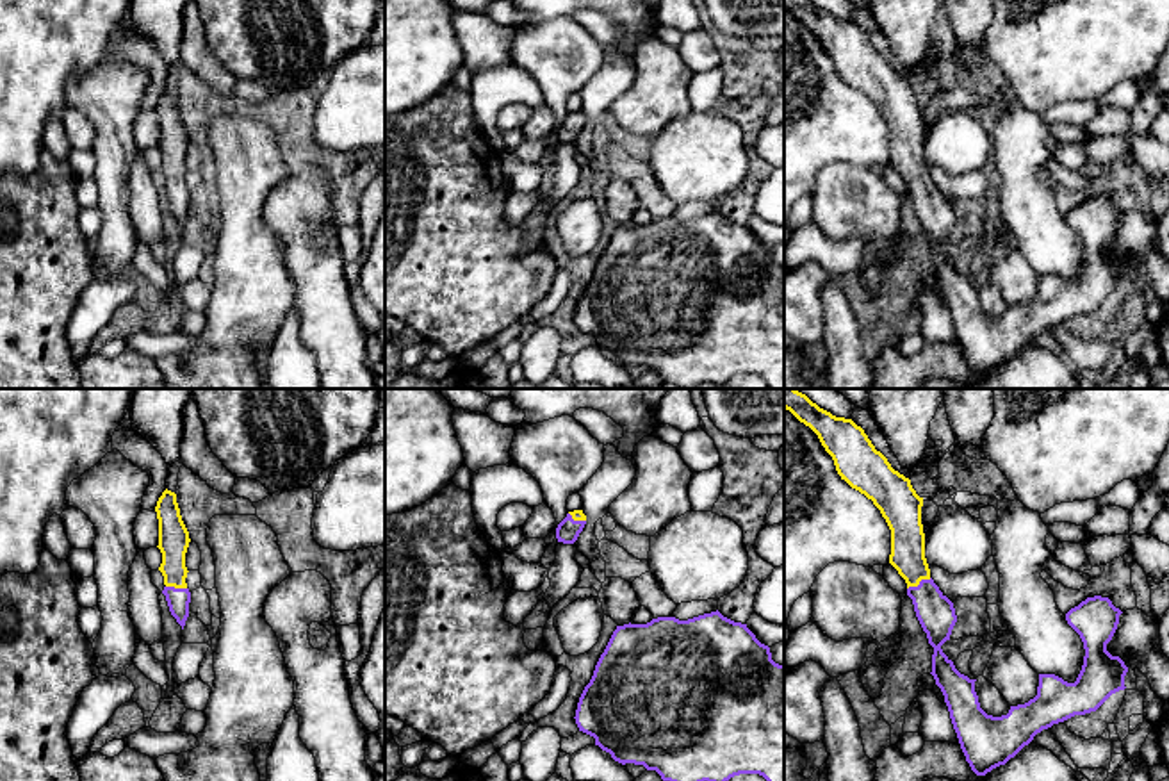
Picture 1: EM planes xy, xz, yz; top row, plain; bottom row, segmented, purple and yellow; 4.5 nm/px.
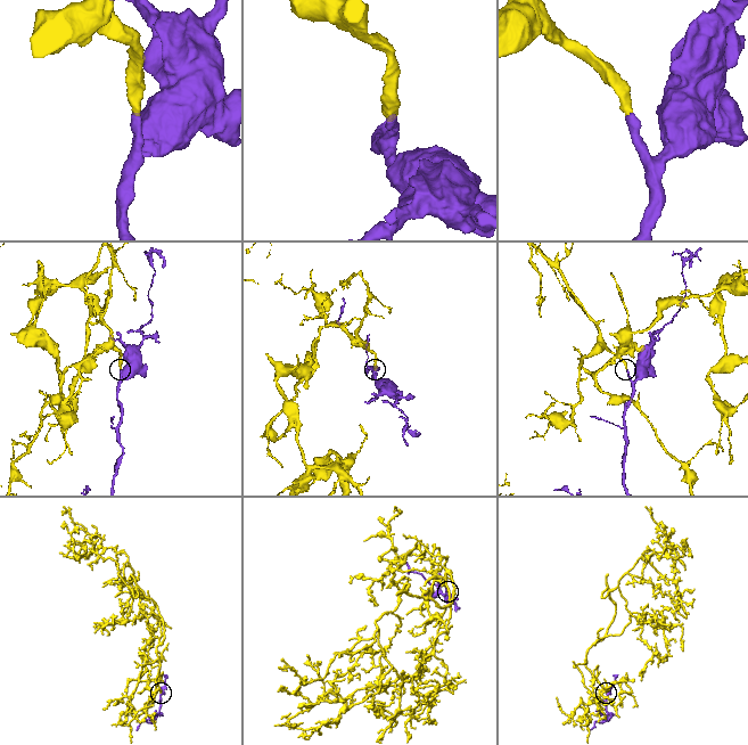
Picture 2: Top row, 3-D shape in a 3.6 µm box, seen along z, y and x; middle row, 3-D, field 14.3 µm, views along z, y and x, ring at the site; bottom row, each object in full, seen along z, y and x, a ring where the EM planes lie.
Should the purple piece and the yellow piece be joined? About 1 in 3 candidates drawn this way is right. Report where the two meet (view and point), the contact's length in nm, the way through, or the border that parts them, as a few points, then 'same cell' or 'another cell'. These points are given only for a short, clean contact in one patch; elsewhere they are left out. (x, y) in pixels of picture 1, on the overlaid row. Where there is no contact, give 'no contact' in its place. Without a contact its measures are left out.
contact yz (920, 583); length 120 nm; way yz (936, 614), (920, 583), (907, 557), (907, 541); same cell

